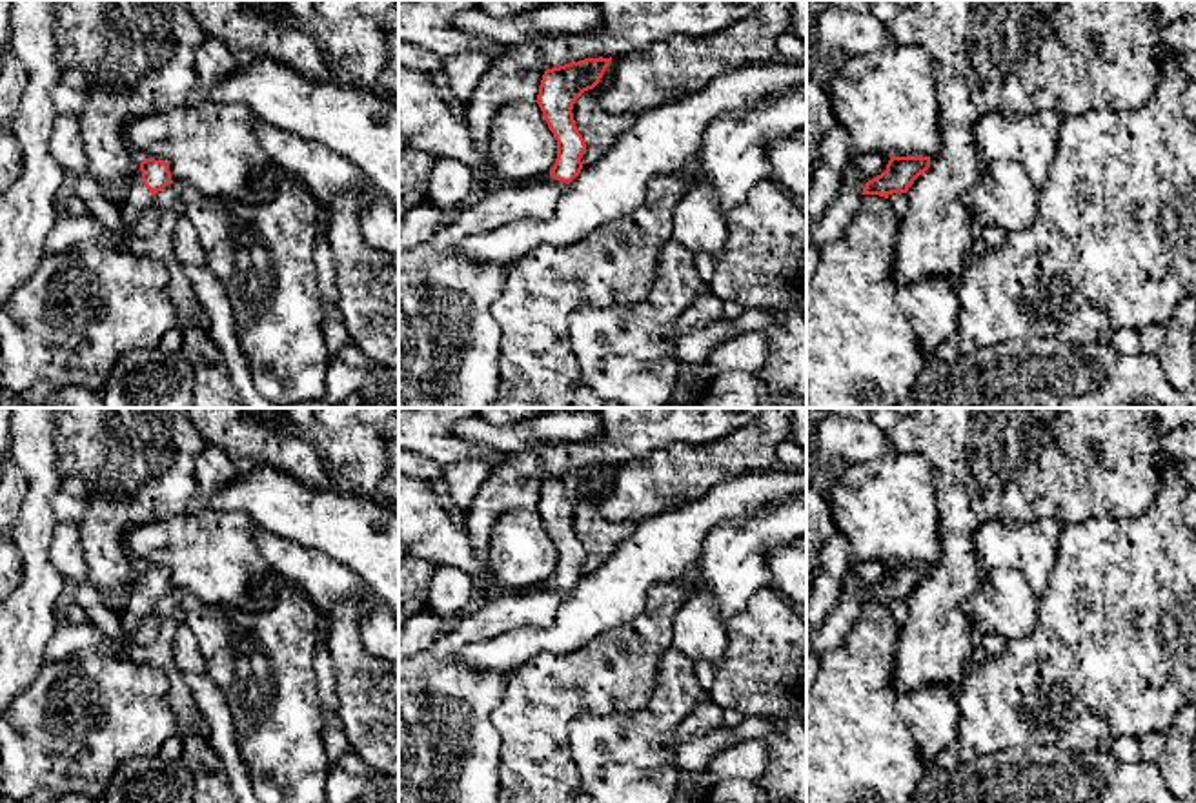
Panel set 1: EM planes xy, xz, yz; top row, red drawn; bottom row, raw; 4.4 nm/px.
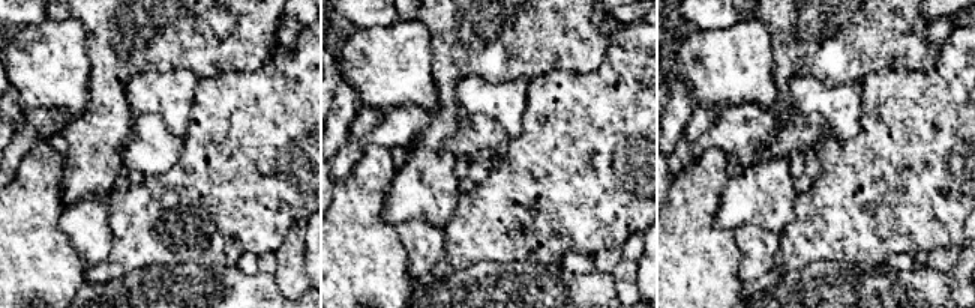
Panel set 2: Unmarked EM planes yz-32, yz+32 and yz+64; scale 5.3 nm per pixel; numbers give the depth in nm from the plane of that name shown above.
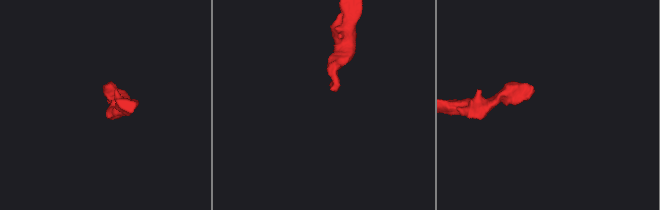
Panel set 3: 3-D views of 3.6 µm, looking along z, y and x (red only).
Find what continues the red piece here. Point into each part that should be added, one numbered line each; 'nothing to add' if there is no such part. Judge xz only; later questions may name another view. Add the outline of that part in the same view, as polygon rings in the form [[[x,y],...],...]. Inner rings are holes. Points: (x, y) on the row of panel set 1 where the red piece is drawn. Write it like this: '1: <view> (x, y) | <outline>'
1: xz (448, 341) | [[[550,173],[492,184],[453,209],[431,239],[399,253],[399,408],[492,408],[502,331],[490,306],[504,290],[508,266],[470,260],[461,251],[462,240],[521,219],[548,220],[566,189]]]

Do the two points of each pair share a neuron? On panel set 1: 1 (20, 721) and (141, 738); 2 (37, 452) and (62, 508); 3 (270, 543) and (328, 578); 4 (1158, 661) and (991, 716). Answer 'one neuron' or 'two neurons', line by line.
1: one neuron
2: two neurons
3: one neuron
4: one neuron

